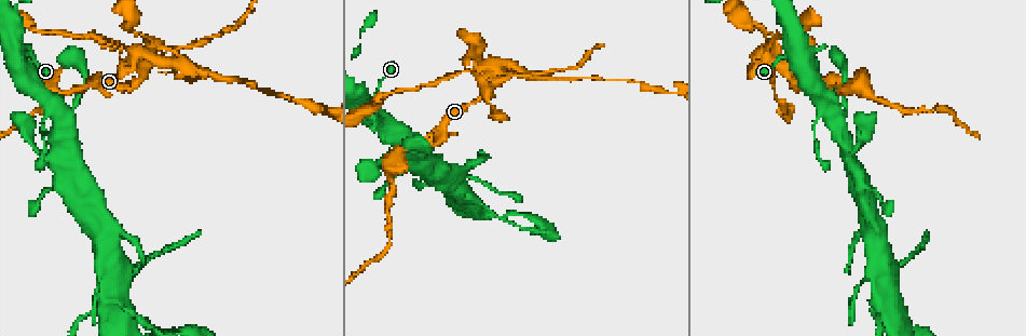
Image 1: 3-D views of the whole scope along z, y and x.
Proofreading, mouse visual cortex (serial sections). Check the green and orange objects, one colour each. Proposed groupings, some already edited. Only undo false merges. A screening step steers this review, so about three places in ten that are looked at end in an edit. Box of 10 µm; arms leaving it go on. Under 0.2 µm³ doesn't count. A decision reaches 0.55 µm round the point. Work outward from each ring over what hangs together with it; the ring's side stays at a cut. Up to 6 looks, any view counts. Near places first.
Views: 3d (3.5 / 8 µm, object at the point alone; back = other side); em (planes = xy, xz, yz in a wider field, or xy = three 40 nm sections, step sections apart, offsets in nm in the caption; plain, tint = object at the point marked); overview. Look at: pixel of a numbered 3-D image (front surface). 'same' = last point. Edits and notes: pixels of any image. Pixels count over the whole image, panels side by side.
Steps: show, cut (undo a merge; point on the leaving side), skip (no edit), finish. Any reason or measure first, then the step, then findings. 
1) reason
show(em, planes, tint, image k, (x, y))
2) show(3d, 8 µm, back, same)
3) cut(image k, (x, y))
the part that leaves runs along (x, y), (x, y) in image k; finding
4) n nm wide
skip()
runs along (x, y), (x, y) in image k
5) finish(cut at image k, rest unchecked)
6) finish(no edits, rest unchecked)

three-way junction
show(3d, 3.5 µm, image 1, (845, 143))

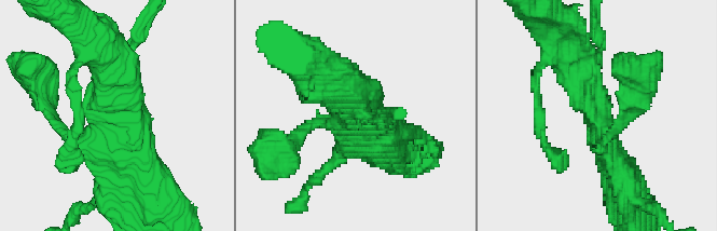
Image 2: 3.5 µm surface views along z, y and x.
now the EM
show(em, xy, step 5, tint, image 2, (597, 114))

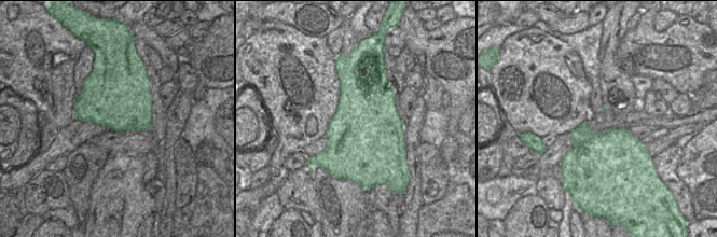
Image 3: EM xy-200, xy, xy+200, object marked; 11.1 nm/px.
skip()
runs along (568, 51), (621, 177) in image 2; one cell here

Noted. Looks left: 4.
show(3d, 8 µm, image 1, (143, 64))

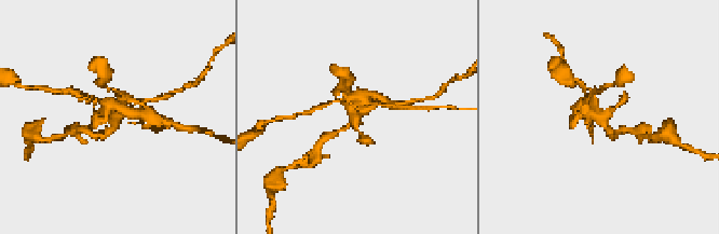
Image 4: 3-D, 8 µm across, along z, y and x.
show(em, xy, step 1, tint, same)

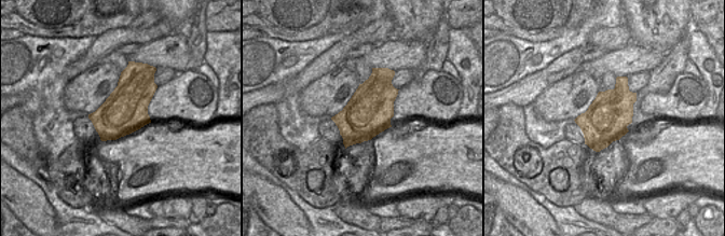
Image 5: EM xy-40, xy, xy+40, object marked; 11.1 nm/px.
cut(image 4, (104, 115))
two cells meet here

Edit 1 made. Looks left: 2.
thin arm on a thick one
show(3d, 3.5 µm, image 1, (113, 299))

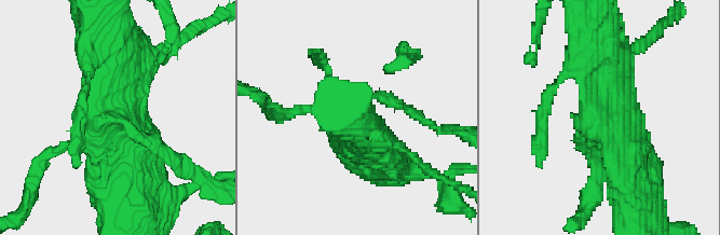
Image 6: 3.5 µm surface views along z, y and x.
show(em, planes, tint, image 6, (114, 116))

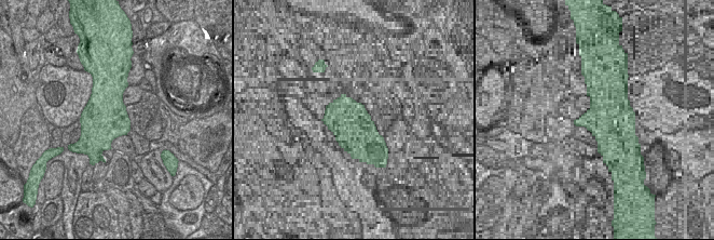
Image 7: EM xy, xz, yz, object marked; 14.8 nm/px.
skip()
runs along (602, 52), (610, 111), (643, 181) in image 6; continuous, no second cell

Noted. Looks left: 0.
finish(cut at image 4, rest unchecked)

